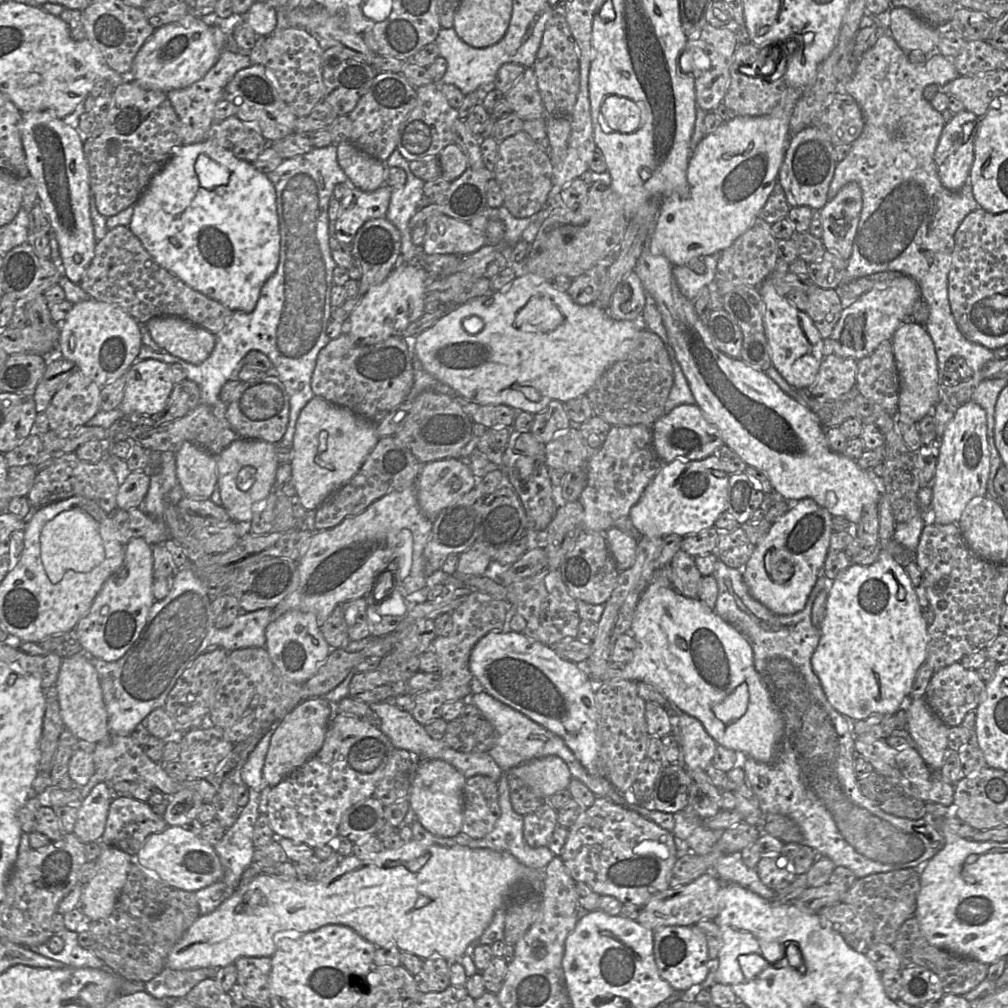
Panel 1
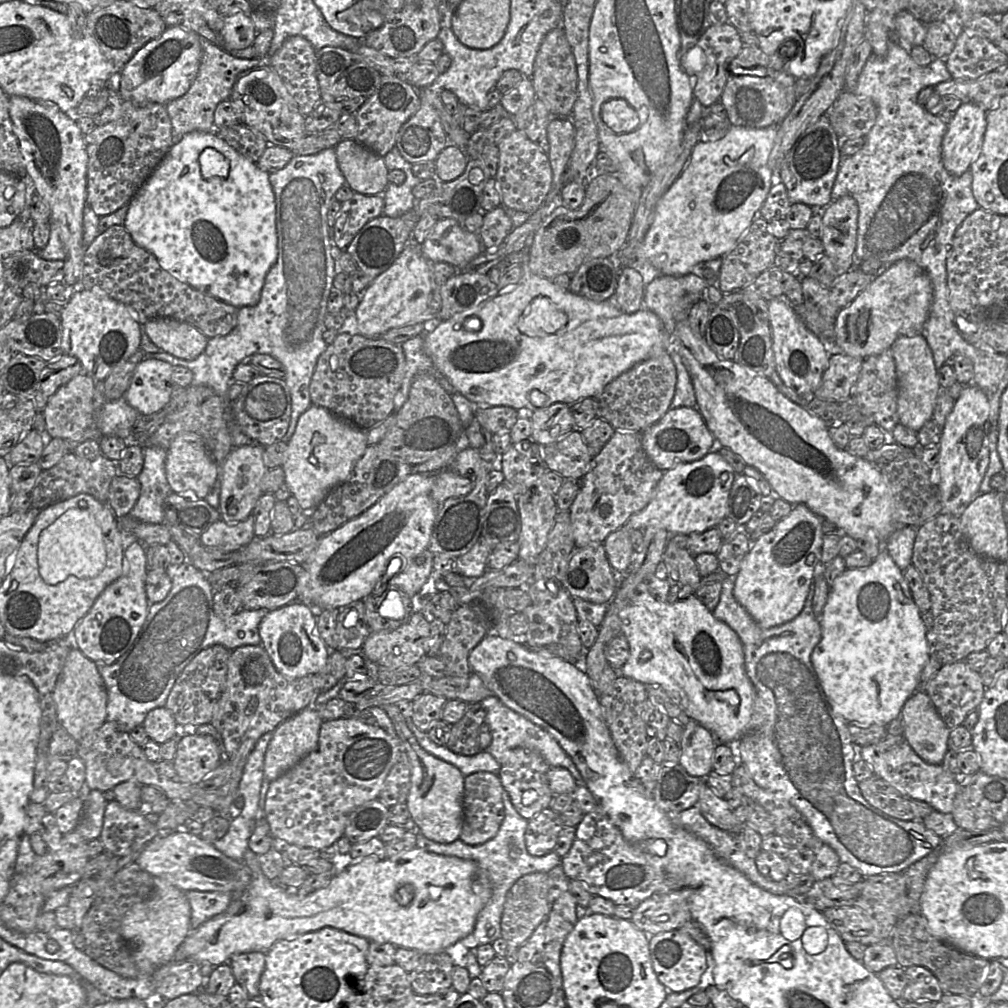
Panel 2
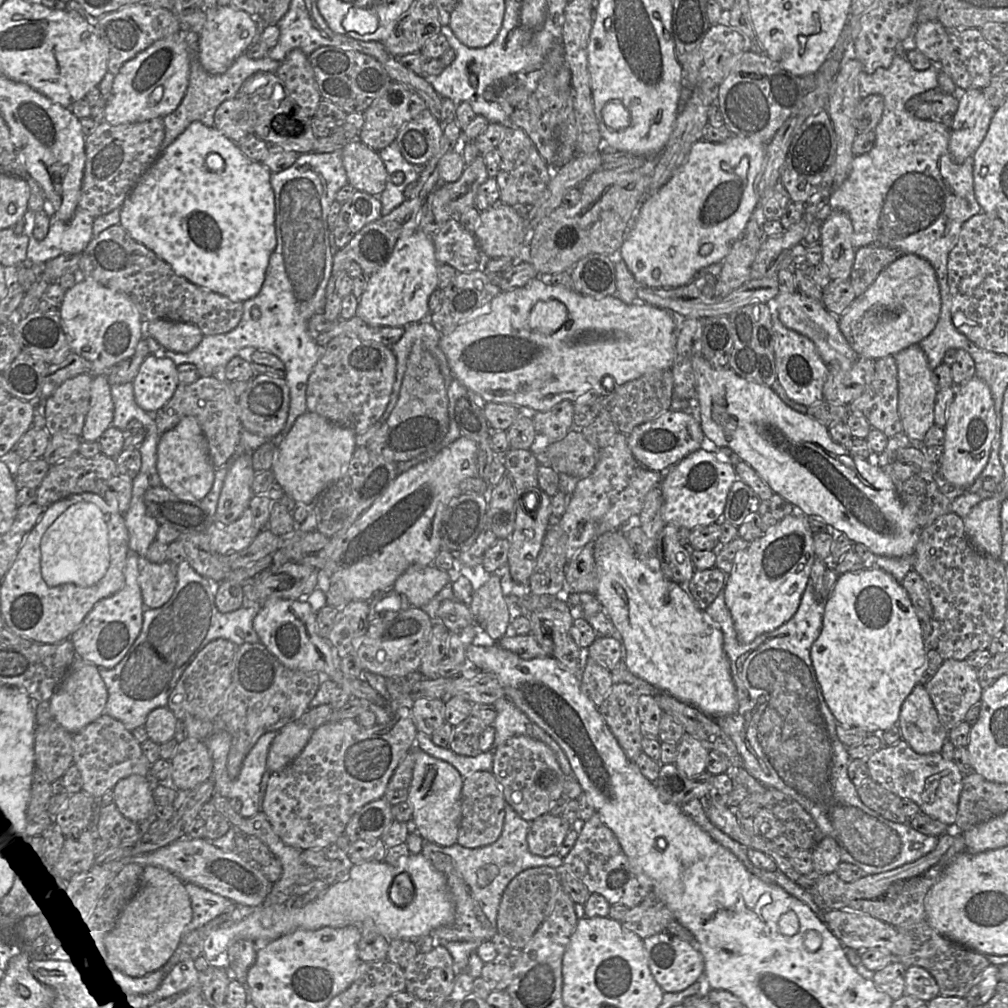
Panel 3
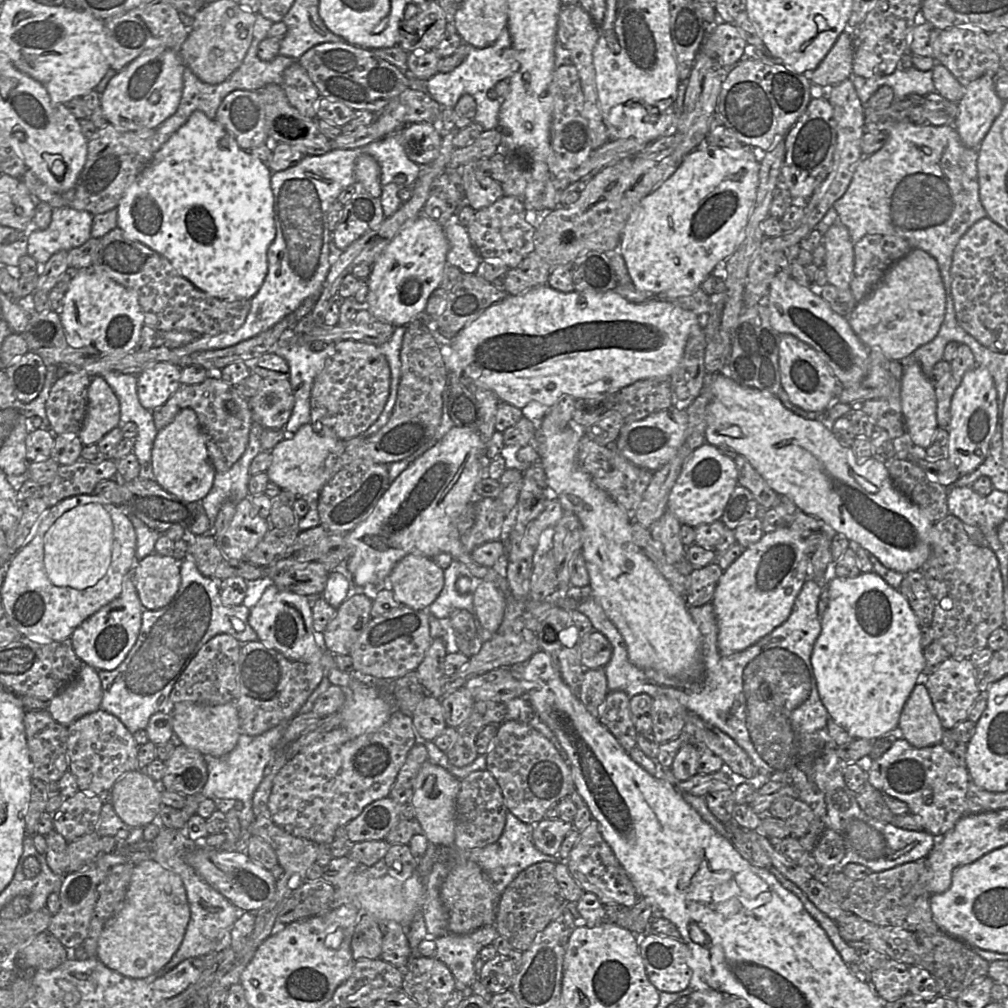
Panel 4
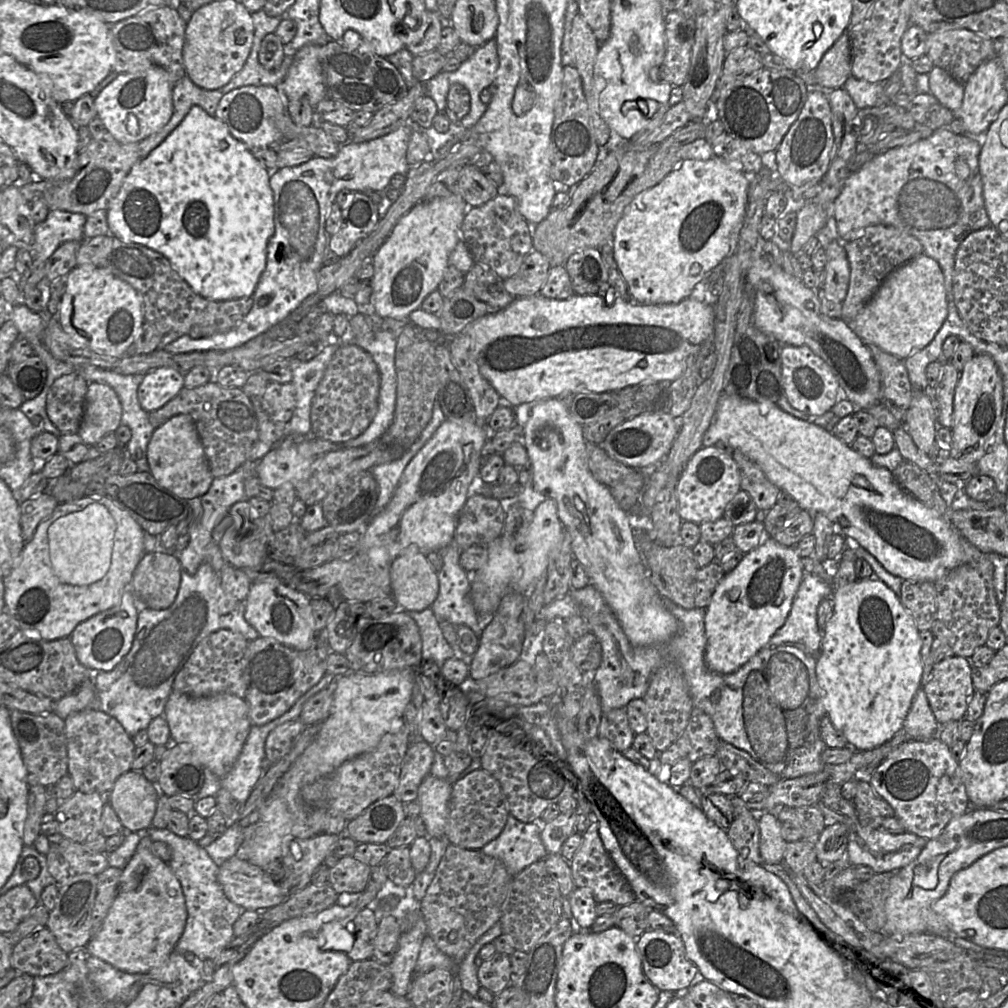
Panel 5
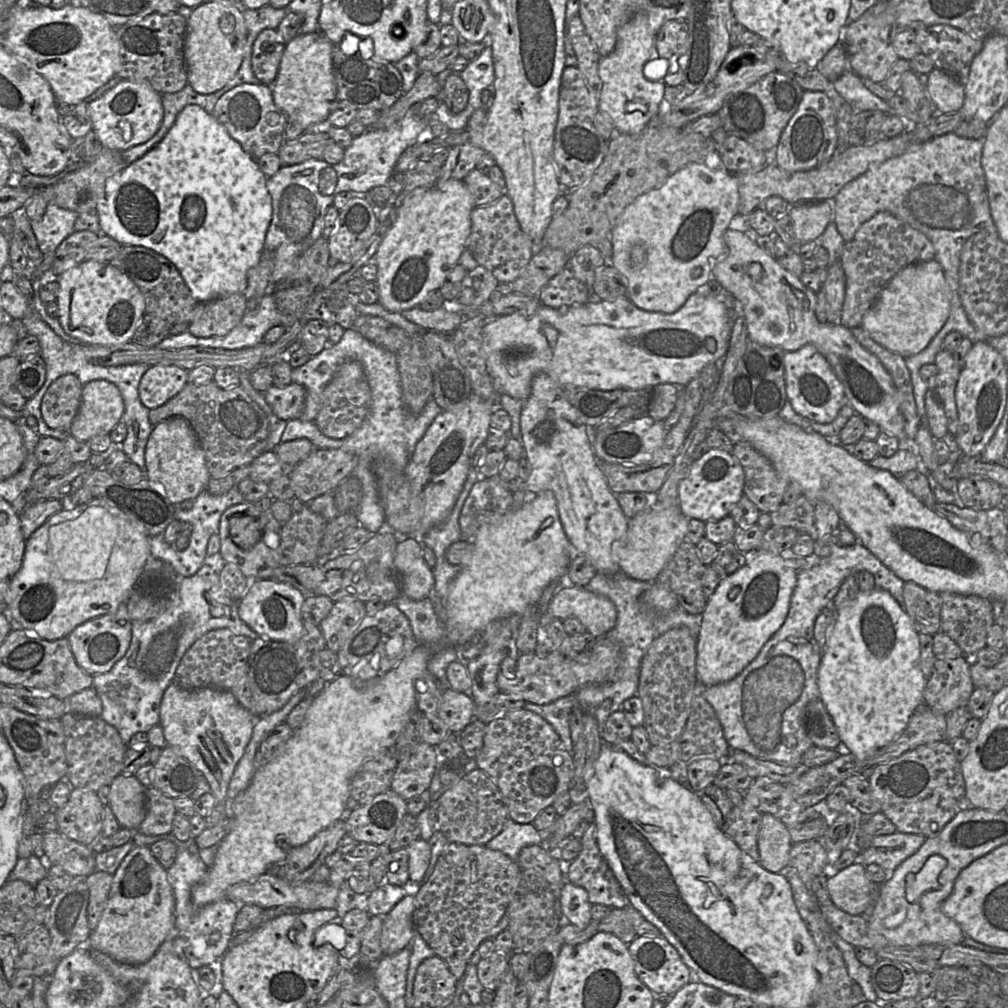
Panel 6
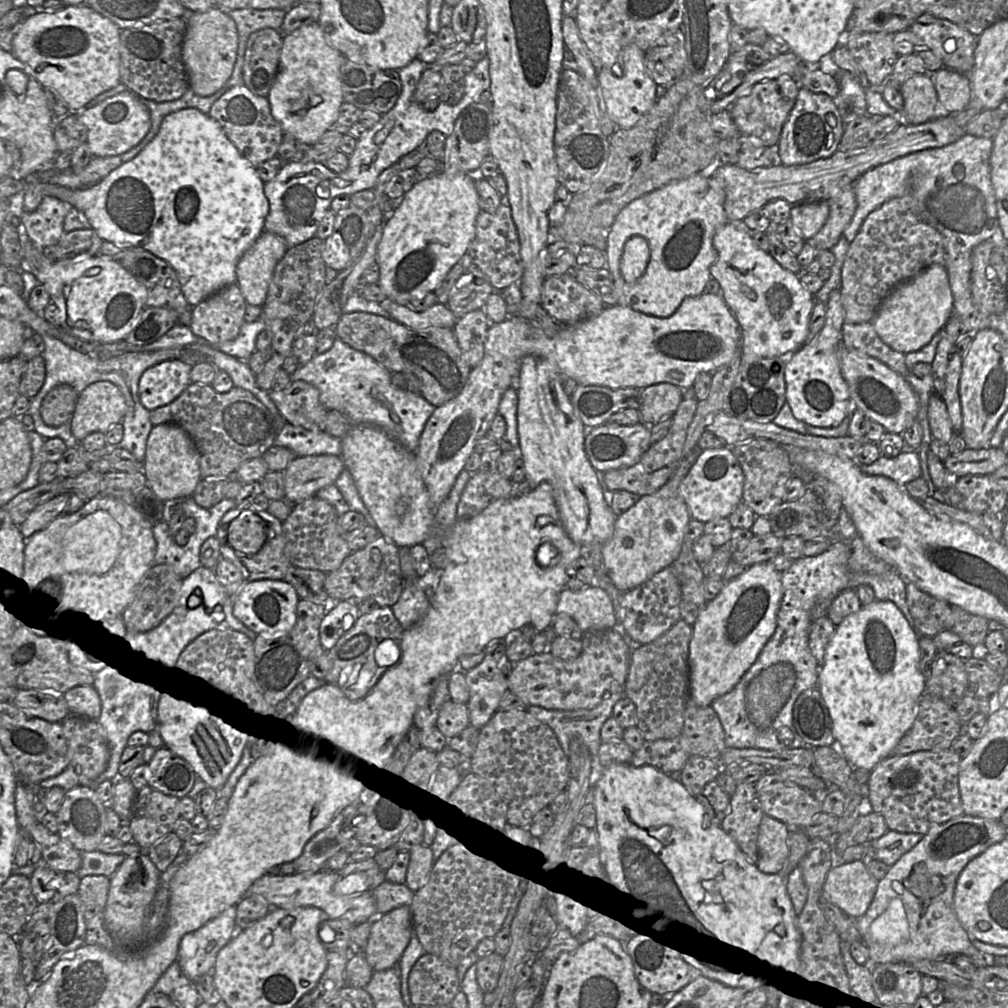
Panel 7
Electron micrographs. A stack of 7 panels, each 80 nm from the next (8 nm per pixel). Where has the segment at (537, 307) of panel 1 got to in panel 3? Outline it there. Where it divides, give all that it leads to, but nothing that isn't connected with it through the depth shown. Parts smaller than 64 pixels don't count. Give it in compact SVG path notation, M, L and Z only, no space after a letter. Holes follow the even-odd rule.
M538 301L531 309L529 325L543 334L552 334L559 330L567 319L568 310L560 301Z

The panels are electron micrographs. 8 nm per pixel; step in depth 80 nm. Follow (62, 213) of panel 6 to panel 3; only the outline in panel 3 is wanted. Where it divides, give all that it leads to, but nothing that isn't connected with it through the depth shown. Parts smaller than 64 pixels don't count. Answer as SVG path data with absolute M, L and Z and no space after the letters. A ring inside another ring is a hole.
M79 207L69 221L51 214L47 236L43 240L29 236L27 261L34 266L42 266L63 254L82 255L93 239L94 219L87 210Z

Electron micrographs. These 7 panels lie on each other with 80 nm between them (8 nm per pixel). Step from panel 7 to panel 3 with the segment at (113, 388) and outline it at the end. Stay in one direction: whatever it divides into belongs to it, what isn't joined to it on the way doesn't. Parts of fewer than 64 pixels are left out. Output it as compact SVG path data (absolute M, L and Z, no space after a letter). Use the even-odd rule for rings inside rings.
M106 375L92 378L89 409L80 435L81 440L98 441L112 425L114 404L110 386Z

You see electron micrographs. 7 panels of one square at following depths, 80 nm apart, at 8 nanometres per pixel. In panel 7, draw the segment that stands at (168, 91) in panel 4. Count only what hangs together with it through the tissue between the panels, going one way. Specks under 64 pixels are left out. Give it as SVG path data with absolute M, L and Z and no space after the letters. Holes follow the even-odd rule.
M131 91L109 97L77 115L87 128L86 143L94 157L116 156L127 152L143 140L151 127L148 108Z

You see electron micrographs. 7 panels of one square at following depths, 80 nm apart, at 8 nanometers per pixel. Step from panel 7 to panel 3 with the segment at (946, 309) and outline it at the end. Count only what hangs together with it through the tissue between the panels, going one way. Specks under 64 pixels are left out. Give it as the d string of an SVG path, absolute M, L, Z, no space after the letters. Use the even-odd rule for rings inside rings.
M904 254L883 269L865 292L856 297L838 318L840 331L859 357L880 359L919 344L934 329L940 314L941 300L936 273L931 264L915 255Z

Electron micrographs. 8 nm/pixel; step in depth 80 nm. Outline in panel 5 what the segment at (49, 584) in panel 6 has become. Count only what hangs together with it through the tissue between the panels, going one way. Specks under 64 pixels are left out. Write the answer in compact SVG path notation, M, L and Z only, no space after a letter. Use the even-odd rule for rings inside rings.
M105 495L83 496L71 502L58 503L52 514L37 526L11 571L3 577L5 610L29 638L56 640L69 637L79 623L120 603L122 594L131 588L133 573L145 553L144 531L140 525ZM93 503L103 505L115 521L109 570L103 578L92 584L72 585L62 582L54 573L50 562L48 528L57 519L81 511Z

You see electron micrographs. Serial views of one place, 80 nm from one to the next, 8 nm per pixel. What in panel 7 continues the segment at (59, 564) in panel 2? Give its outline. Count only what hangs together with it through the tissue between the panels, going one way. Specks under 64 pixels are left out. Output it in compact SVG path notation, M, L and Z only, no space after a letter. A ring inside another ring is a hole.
M98 510L87 515L66 531L61 556L62 567L71 572L103 574L107 572L119 554L121 527L106 511Z

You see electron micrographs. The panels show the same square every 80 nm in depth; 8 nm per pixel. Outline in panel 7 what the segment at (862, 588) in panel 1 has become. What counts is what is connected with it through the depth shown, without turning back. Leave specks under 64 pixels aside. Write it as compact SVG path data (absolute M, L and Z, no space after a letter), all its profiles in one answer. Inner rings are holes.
M875 599L868 605L862 605L862 607L855 613L847 616L839 625L836 626L835 632L832 635L825 654L824 662L819 669L818 673L818 688L821 696L828 709L831 721L832 721L832 733L836 740L836 745L842 751L845 759L855 769L865 769L872 771L876 765L890 756L892 750L901 740L901 738L910 730L914 722L918 704L921 696L926 690L926 678L919 670L919 634L910 626L907 619L892 601L881 601Z

